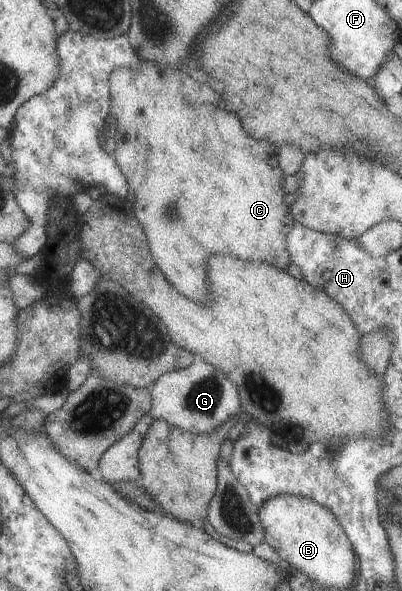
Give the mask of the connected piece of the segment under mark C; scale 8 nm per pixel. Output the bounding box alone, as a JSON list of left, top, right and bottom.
[107,60,294,303]

